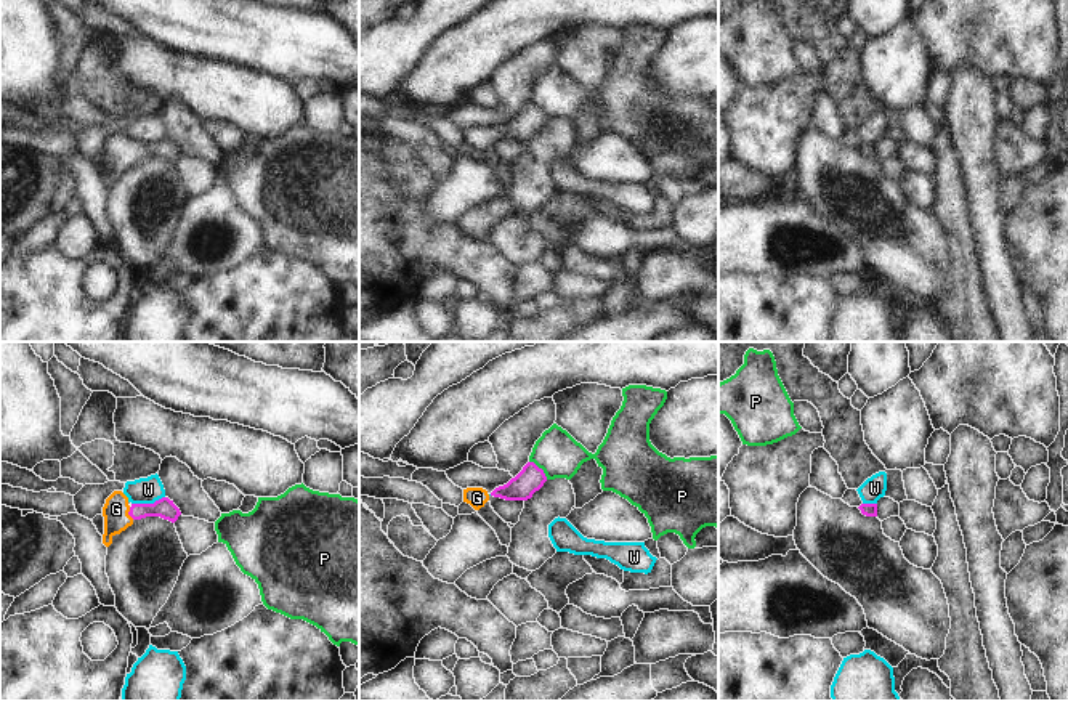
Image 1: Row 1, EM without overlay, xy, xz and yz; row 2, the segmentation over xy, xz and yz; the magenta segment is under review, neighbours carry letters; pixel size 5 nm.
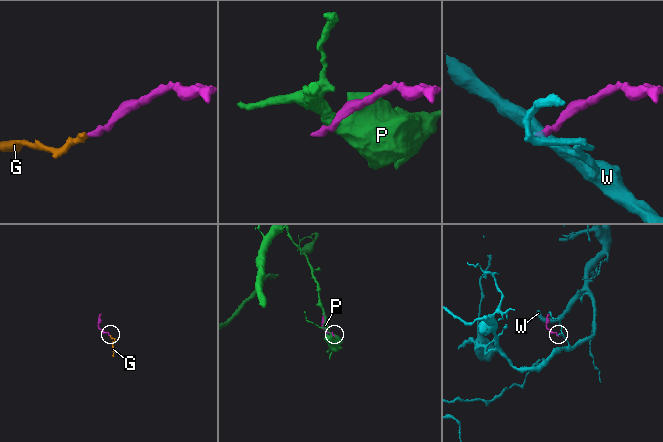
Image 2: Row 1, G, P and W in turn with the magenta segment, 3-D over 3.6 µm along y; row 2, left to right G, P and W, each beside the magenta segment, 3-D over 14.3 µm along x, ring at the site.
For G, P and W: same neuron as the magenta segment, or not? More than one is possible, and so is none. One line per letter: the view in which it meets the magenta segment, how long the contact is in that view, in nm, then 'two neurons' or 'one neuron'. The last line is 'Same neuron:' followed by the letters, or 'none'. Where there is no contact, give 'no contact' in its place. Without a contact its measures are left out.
G: contact in xy; length 70 nm; one neuron
P: contact in xz; length 130 nm; two neurons
W: contact in xy; length 170 nm; two neurons
Same neuron: G

